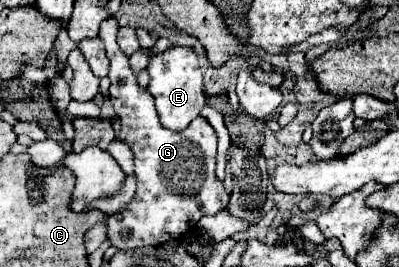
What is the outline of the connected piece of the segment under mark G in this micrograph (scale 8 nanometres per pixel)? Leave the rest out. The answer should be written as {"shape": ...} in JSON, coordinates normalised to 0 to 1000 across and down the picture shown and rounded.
{"shape":[[[276,60],[271,75],[261,75],[251,90],[251,127],[246,142],[261,157],[266,180],[266,210],[276,225],[276,375],[281,397],[301,442],[301,524],[321,532],[331,569],[336,569],[336,644],[346,667],[346,704],[341,727],[331,742],[331,757],[291,809],[271,816],[271,899],[286,929],[296,936],[336,936],[351,921],[401,921],[421,899],[446,899],[456,876],[486,861],[481,846],[491,846],[491,831],[511,809],[511,801],[541,801],[546,787],[571,772],[571,719],[561,712],[556,682],[546,682],[541,667],[541,494],[536,479],[506,442],[486,442],[476,457],[476,472],[466,487],[436,494],[421,487],[401,464],[391,404],[386,404],[386,375],[381,352],[371,337],[356,337],[341,307],[341,285],[331,277],[326,247],[321,247],[321,217],[311,210],[311,195],[301,195],[296,165],[291,165],[291,124],[296,120],[296,75],[286,60]]]}

